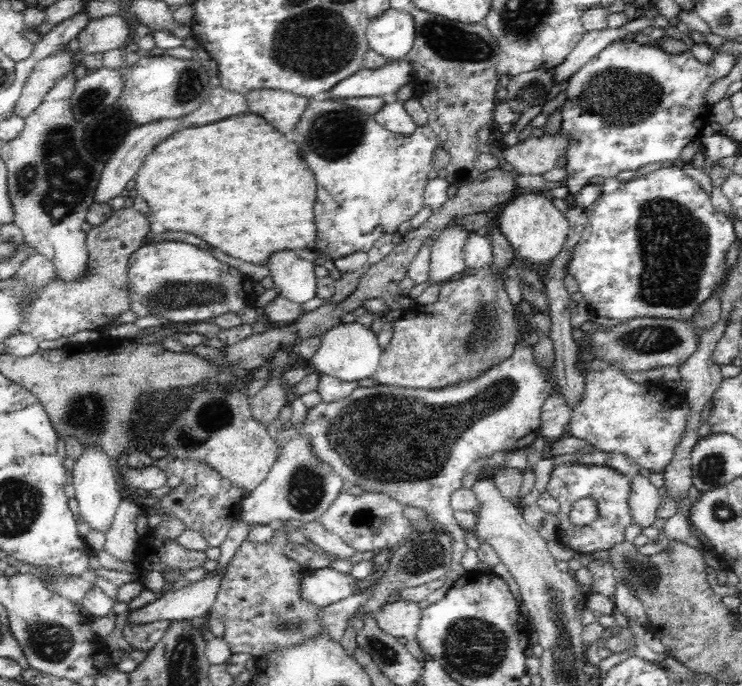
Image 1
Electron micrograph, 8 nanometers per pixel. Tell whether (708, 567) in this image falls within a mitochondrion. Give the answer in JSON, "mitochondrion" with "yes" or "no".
{"mitochondrion":"no"}

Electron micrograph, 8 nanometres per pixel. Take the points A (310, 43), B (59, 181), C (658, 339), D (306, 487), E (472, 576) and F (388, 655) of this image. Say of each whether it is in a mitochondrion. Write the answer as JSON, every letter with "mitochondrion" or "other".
{"A":"mitochondrion","B":"mitochondrion","C":"mitochondrion","D":"mitochondrion","E":"other","F":"mitochondrion"}

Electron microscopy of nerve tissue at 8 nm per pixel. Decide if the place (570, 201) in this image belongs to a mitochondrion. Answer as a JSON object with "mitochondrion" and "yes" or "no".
{"mitochondrion":"no"}

